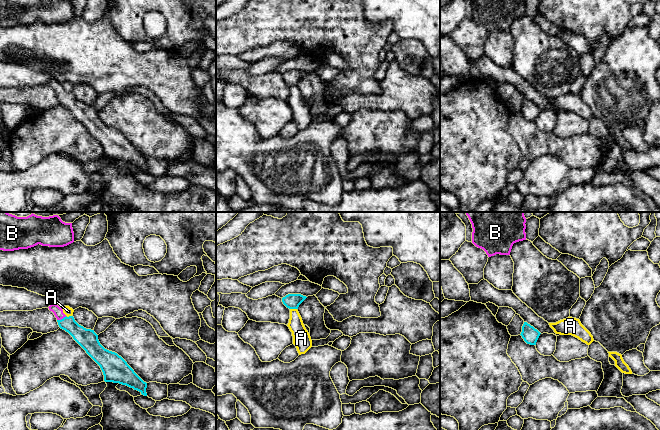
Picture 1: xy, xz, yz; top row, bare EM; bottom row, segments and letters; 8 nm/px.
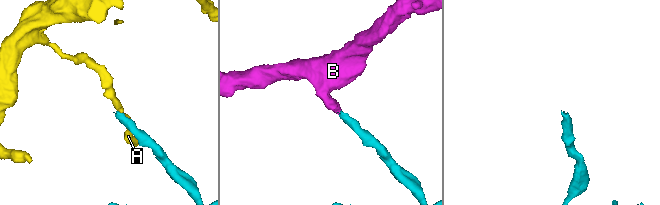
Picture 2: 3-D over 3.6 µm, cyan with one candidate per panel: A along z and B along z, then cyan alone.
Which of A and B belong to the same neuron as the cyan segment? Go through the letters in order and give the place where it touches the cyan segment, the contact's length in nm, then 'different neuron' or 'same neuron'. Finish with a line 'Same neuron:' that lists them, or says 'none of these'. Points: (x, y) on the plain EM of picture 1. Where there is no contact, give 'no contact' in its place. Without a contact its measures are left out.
A: contact xz (293, 84); length 60 nm; different neuron
B: contact xy (61, 95); length 90 nm; same neuron
Same neuron: B

